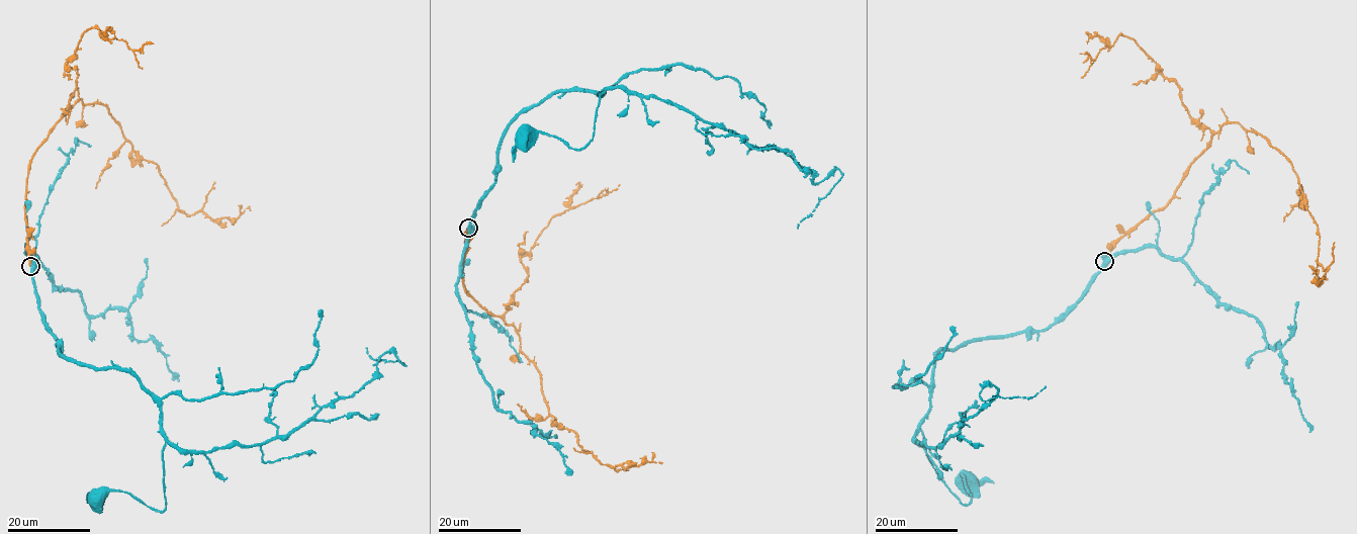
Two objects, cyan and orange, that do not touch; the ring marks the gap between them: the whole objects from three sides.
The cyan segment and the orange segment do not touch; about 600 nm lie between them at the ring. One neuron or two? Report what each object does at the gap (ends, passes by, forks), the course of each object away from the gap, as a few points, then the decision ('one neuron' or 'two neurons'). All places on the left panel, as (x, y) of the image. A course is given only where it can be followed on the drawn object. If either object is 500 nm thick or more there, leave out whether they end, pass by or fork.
course cyan (31, 267), (37, 306), (59, 354), (128, 370), (160, 411), (165, 509), (118, 491), (95, 501); course orange (30, 266), (29, 163), (82, 99), (103, 104), (133, 152), (158, 165), (178, 209), (219, 219), (251, 210); two neurons

